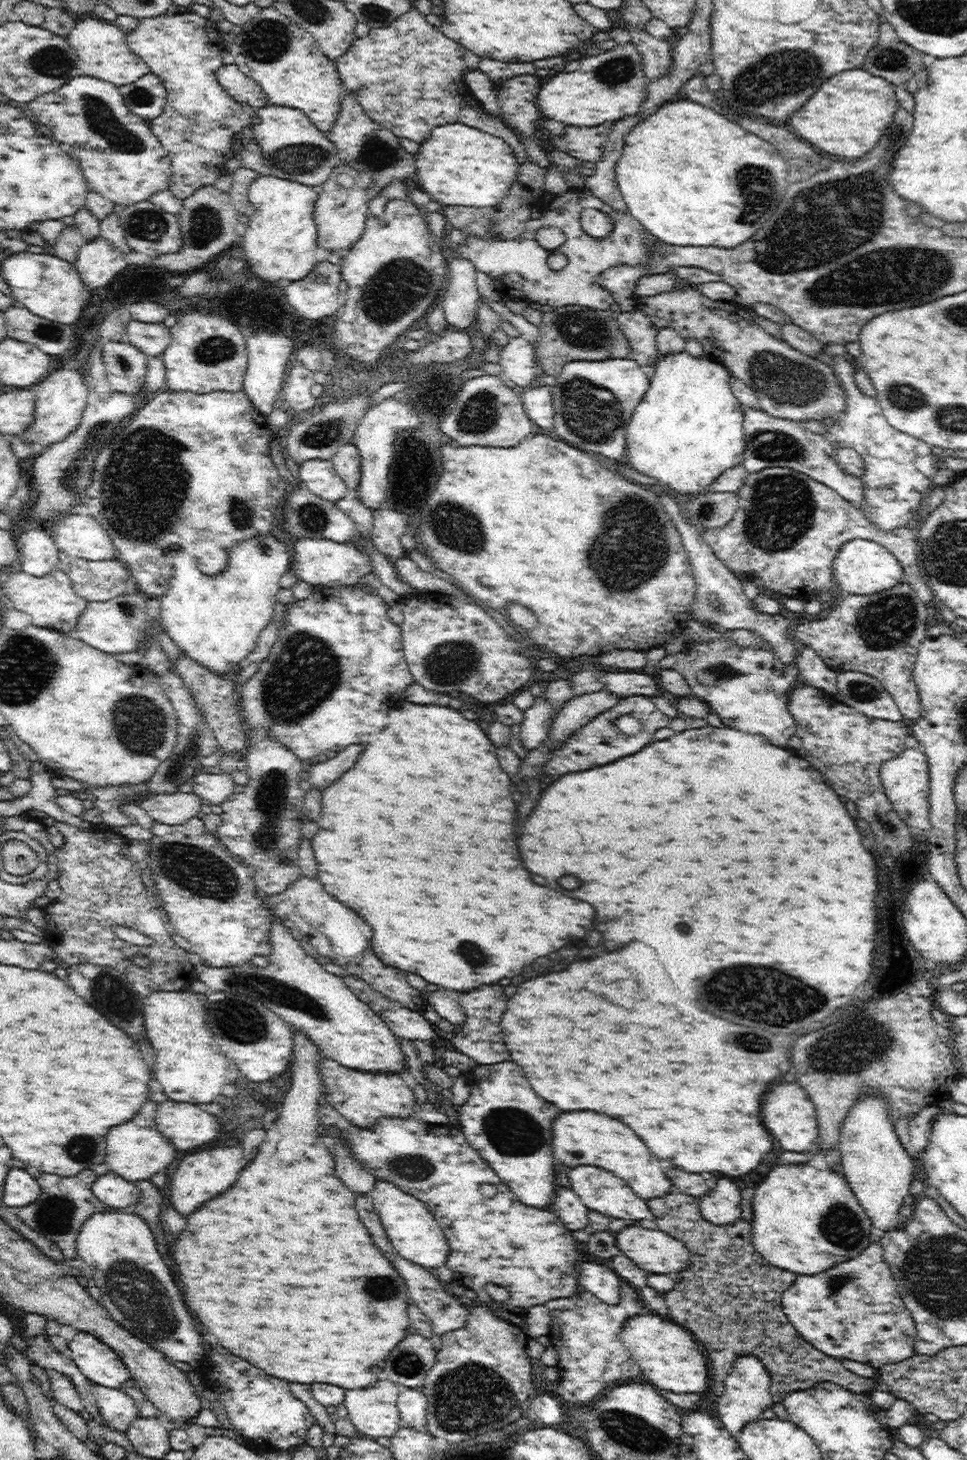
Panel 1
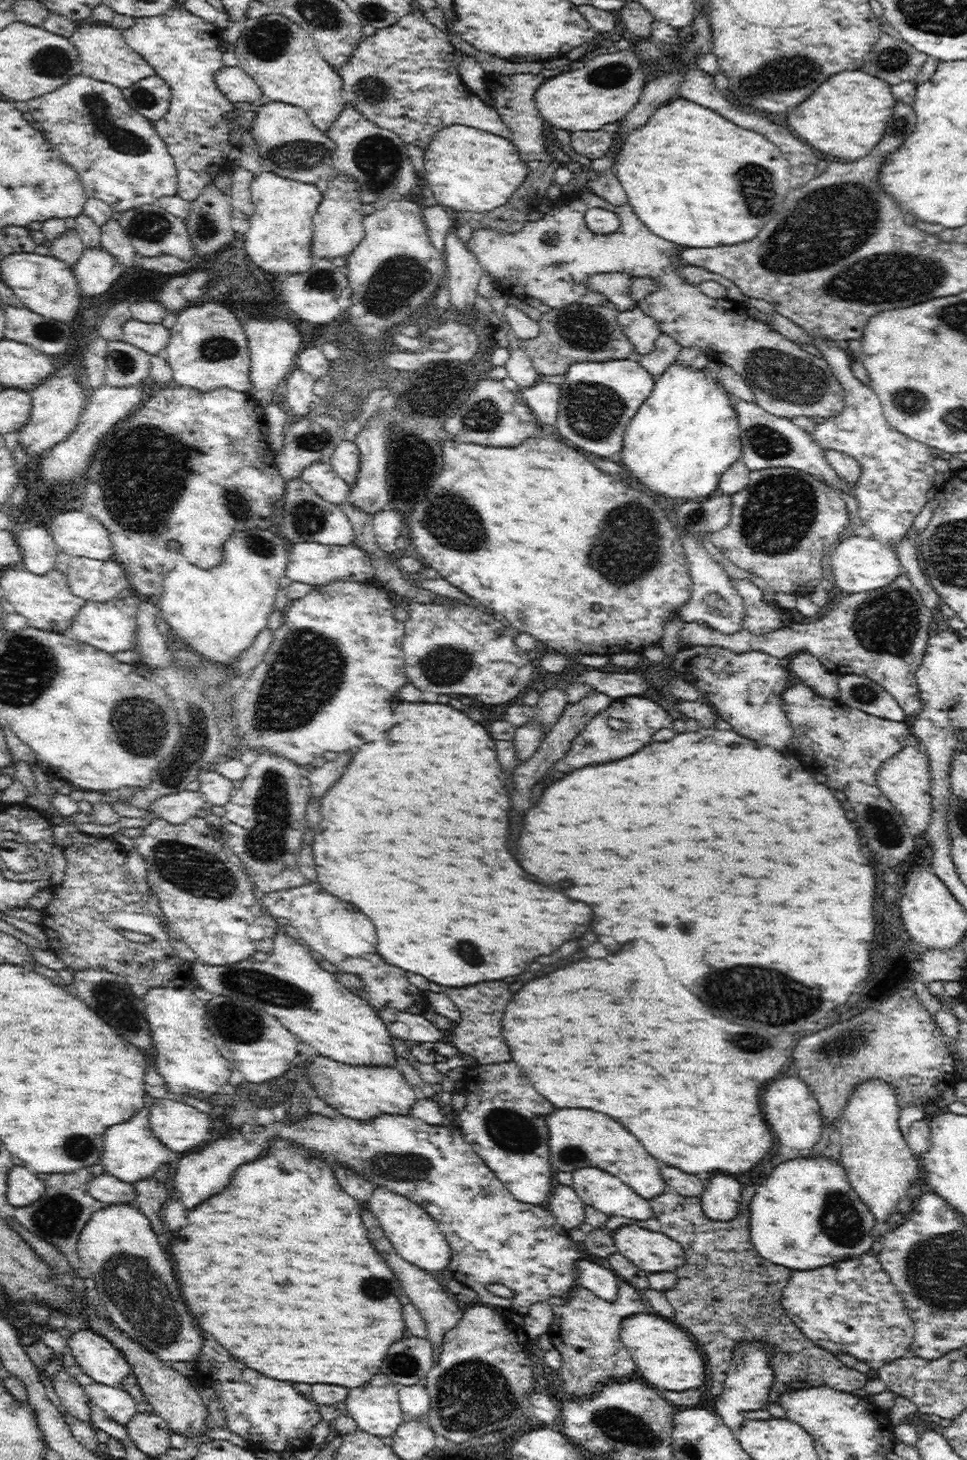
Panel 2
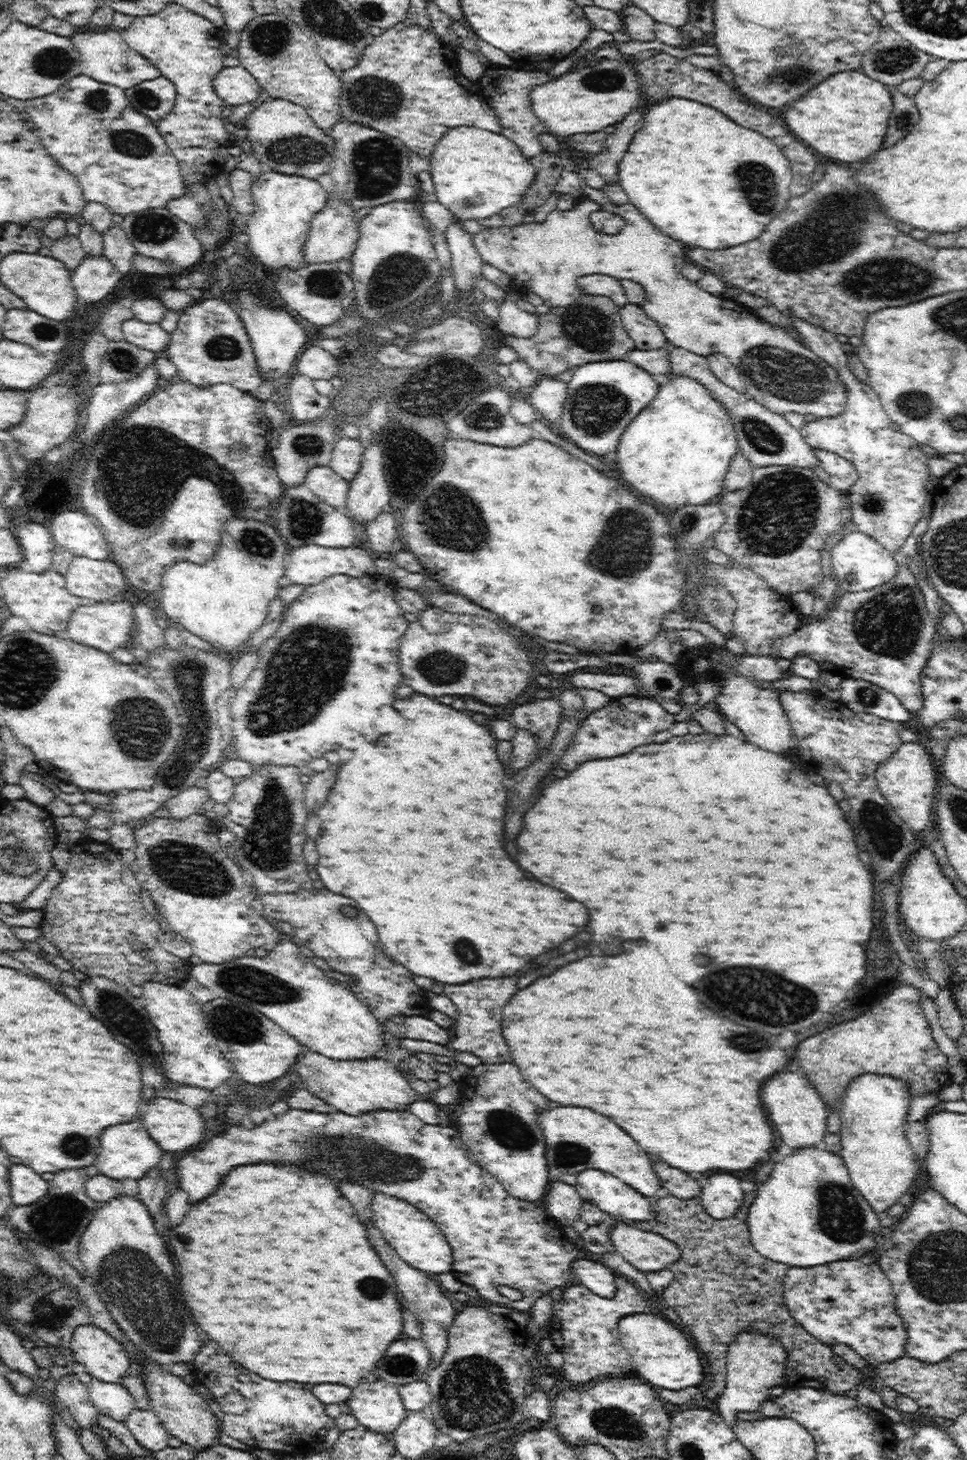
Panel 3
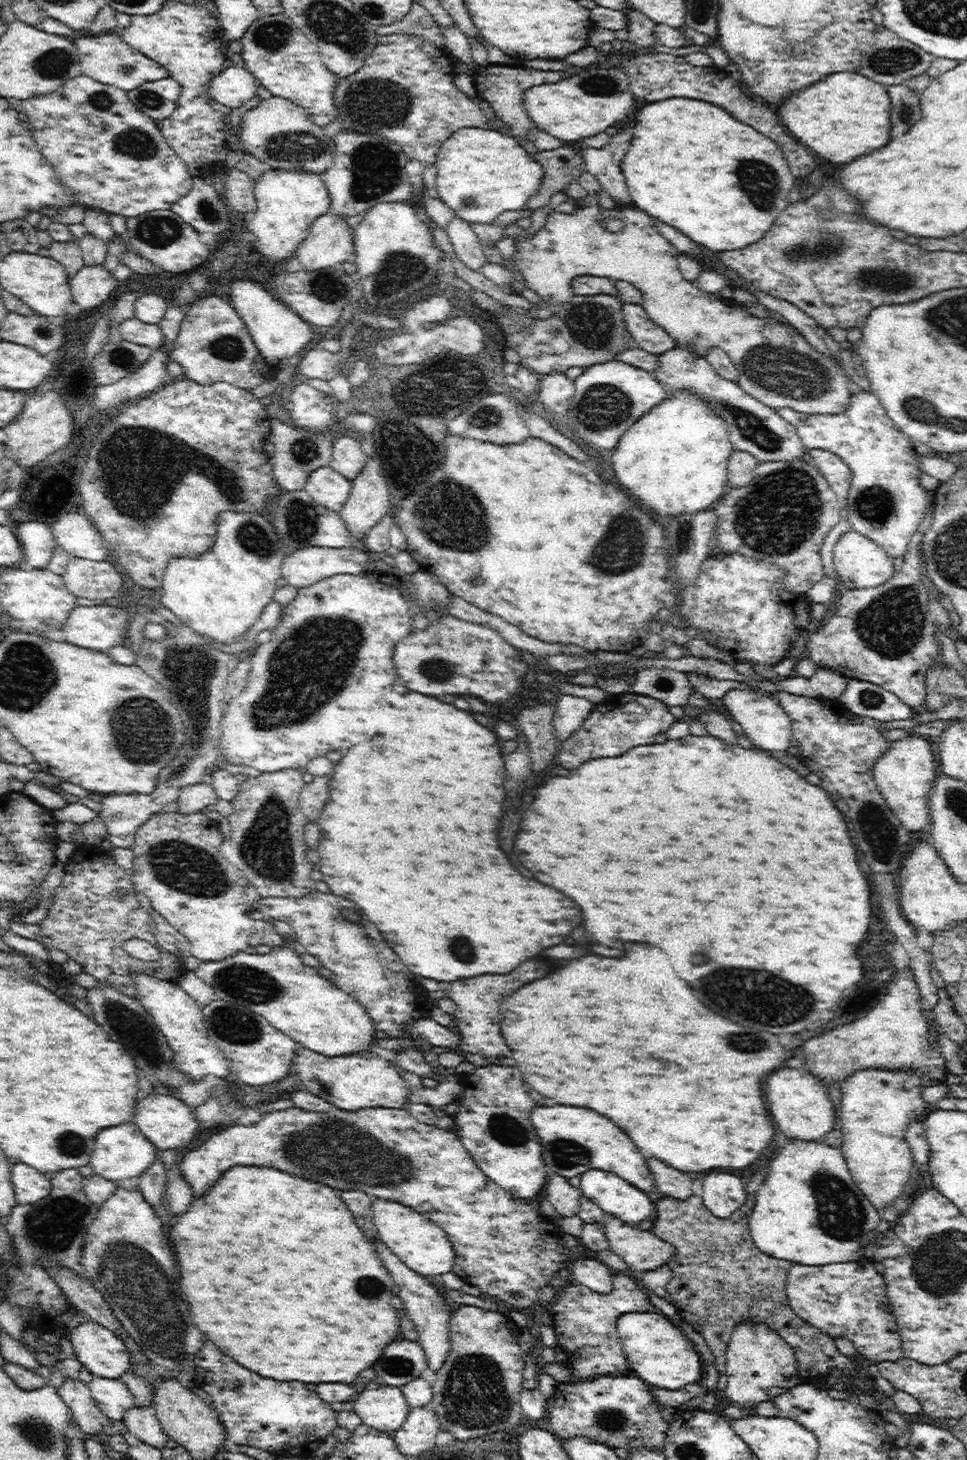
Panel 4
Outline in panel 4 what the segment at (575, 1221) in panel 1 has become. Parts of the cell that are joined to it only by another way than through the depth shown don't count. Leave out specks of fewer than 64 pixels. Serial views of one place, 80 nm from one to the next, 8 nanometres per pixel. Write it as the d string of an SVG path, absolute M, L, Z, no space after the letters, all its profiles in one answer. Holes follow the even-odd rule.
M554 1176L547 1180L546 1199L554 1205L557 1218L572 1218L579 1212L582 1191L572 1187L567 1179Z

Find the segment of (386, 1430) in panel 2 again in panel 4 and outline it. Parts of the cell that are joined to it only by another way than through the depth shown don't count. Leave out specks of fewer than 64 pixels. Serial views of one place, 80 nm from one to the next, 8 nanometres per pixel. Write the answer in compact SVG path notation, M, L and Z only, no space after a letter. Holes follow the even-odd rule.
M380 1384L376 1389L363 1388L353 1409L364 1424L387 1433L400 1431L411 1408L399 1387Z

